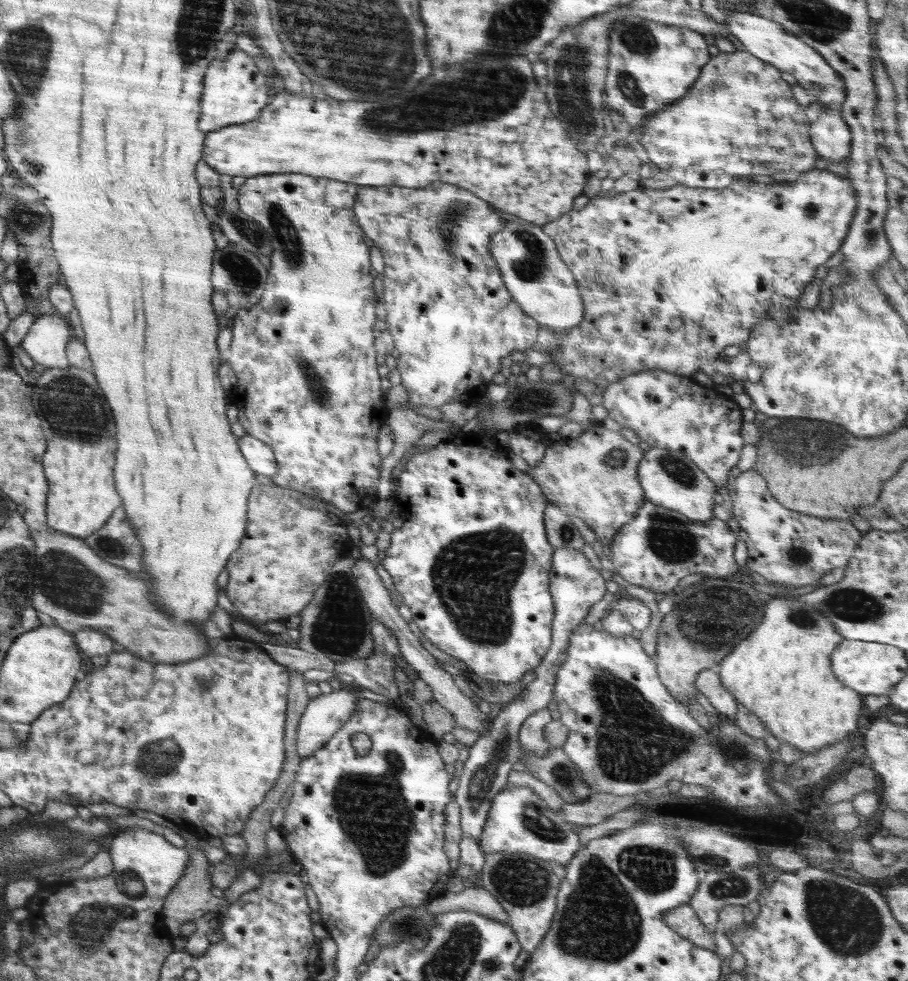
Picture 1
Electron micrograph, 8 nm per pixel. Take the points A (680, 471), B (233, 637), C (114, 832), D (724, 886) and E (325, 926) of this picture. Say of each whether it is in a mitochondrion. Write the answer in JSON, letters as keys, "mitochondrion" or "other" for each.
{"A":"mitochondrion","B":"other","C":"other","D":"mitochondrion","E":"other"}

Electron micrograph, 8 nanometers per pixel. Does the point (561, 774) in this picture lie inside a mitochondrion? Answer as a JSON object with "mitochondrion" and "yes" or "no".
{"mitochondrion":"yes"}

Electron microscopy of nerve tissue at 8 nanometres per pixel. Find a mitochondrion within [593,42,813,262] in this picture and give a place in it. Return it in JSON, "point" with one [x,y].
{"point":[626,82]}

